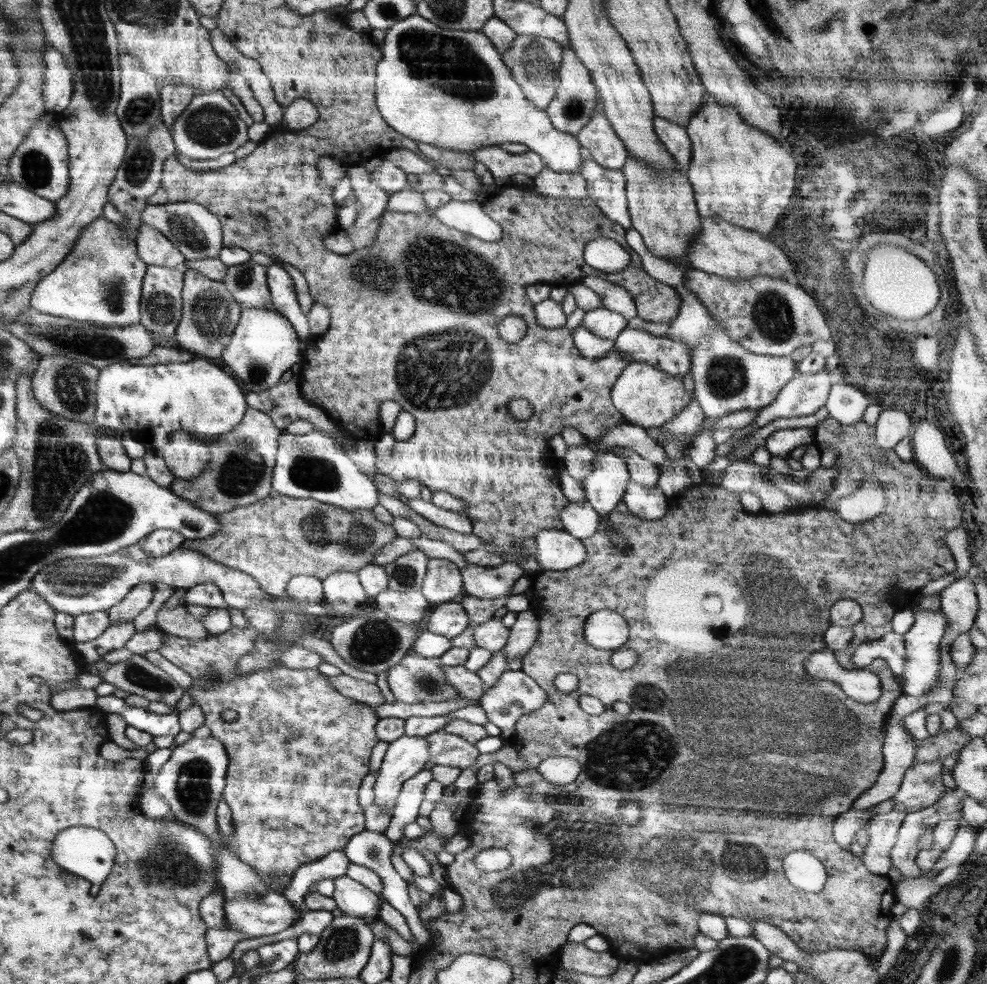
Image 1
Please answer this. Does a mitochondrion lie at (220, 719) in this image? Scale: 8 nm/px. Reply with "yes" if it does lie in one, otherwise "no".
no

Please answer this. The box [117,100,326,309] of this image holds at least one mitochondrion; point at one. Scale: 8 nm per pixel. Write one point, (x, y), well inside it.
(210, 126)

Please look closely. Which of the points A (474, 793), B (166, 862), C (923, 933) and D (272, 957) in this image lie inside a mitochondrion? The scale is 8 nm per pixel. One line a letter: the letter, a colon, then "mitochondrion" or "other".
A: other
B: mitochondrion
C: other
D: mitochondrion

